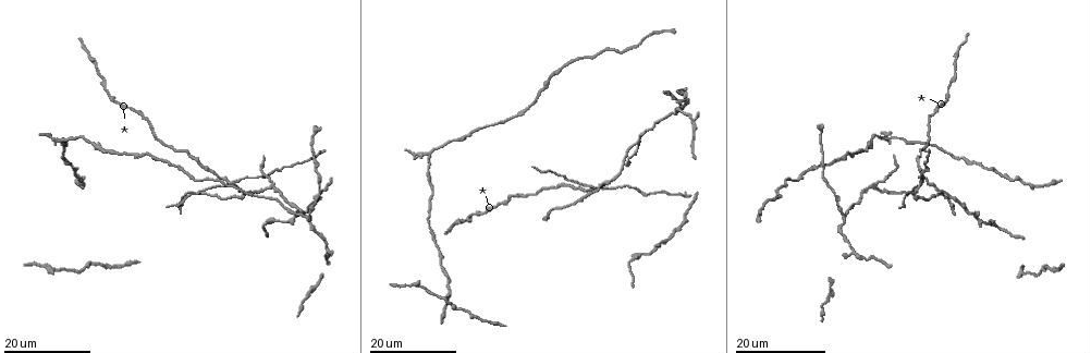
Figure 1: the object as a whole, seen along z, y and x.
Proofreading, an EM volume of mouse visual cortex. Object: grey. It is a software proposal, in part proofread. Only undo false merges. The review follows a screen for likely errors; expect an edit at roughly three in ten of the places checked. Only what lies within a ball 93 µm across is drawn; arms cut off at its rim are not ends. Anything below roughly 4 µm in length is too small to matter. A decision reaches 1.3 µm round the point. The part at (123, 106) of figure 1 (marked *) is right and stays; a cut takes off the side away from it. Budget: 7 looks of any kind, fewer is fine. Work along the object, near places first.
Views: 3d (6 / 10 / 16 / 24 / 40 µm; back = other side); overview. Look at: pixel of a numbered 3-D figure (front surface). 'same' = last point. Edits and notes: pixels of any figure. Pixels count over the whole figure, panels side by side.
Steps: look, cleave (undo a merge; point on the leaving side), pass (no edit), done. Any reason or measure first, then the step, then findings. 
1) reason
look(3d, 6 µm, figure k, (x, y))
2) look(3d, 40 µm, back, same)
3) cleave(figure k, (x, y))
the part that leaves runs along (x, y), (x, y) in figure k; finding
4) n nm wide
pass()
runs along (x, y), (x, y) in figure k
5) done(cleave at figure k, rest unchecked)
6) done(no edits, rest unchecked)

side arm on a straight run
look(3d, 24 µm, figure 1, (886, 138))

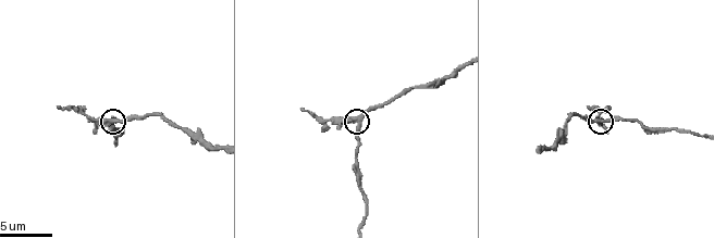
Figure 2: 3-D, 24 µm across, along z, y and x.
look(3d, 6 µm, figure 2, (597, 122))

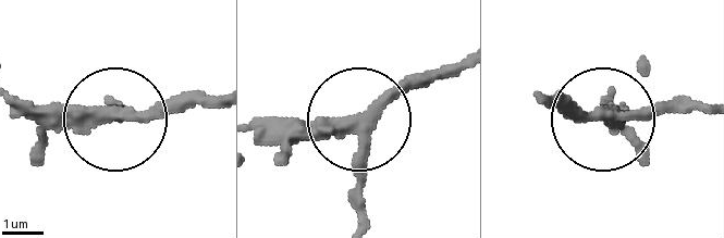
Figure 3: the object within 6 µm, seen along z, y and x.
look(3d, 6 µm, back, figure 3, (605, 115))

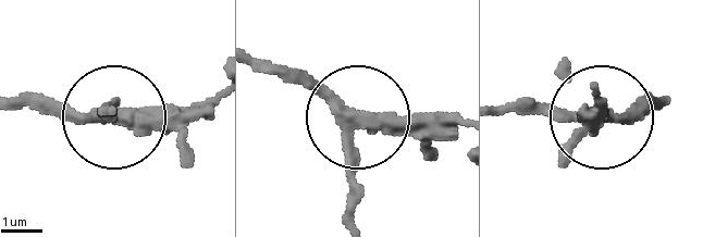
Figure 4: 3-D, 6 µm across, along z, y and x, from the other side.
290 nm wide
cleave(figure 4, (208, 119))
the part that leaves runs along (395, 120), (454, 120) in figure 4; a second cell is stuck on

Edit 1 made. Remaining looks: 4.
small branch off a trunk
look(3d, 24 µm, figure 1, (919, 181))

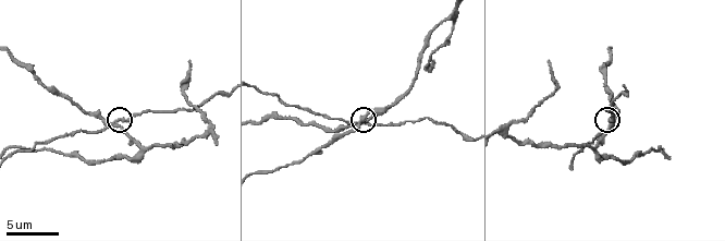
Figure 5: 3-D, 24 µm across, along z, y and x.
closer look
look(3d, 10 µm, figure 5, (116, 128))

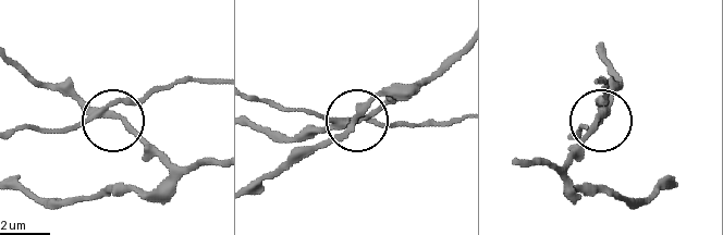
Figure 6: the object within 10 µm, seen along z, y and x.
220 nm wide
cleave(figure 6, (66, 133))
the part that leaves runs along (101, 112), (186, 81), (211, 81) in figure 6; a second cell is stuck on

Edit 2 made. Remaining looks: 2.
done(cleave at figure 4, cleave at figure 6, rest unchecked)

